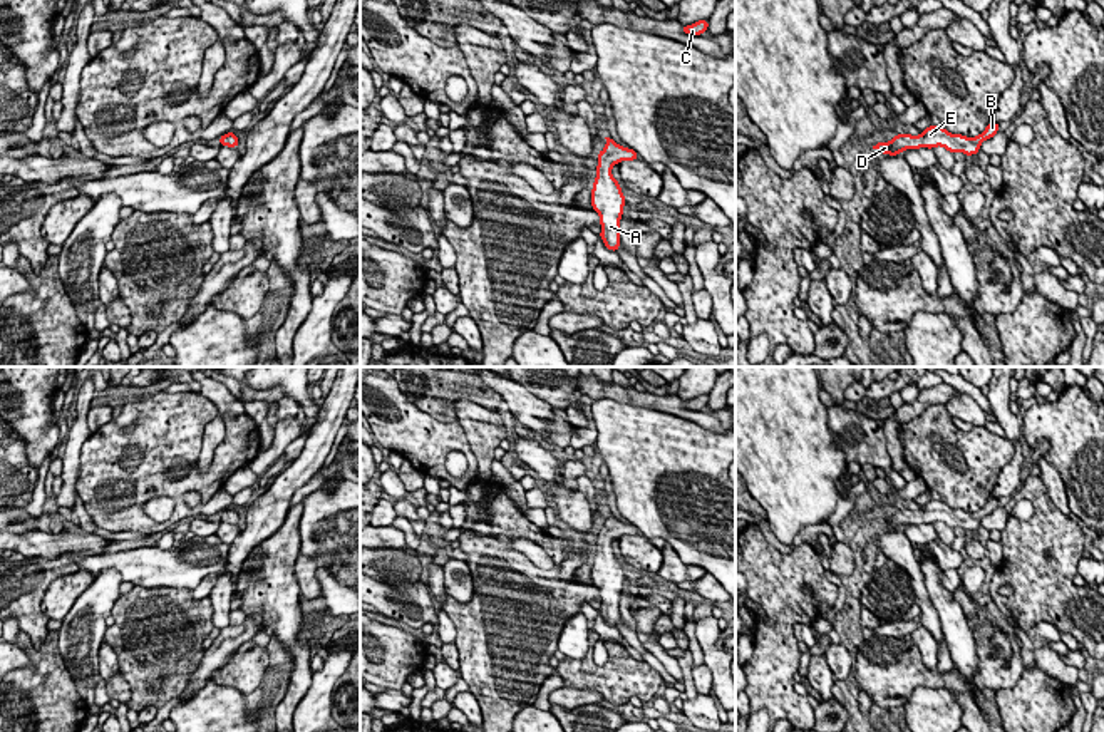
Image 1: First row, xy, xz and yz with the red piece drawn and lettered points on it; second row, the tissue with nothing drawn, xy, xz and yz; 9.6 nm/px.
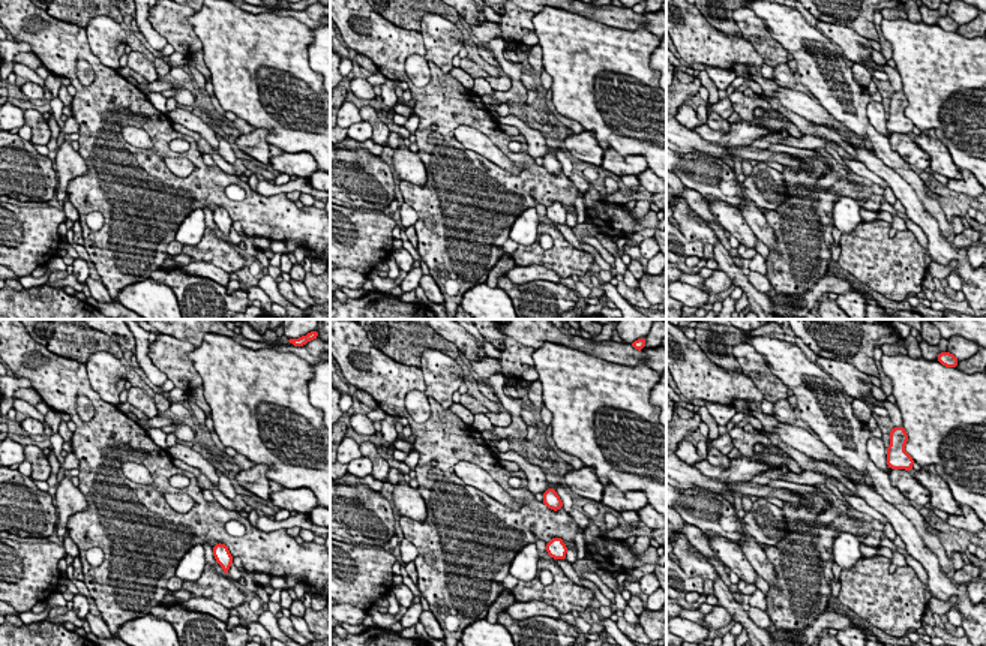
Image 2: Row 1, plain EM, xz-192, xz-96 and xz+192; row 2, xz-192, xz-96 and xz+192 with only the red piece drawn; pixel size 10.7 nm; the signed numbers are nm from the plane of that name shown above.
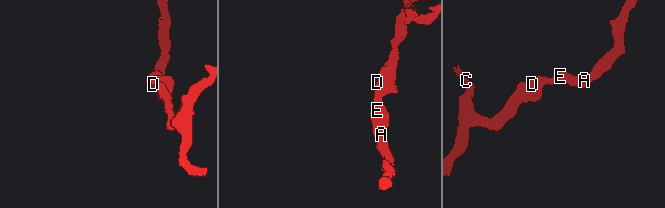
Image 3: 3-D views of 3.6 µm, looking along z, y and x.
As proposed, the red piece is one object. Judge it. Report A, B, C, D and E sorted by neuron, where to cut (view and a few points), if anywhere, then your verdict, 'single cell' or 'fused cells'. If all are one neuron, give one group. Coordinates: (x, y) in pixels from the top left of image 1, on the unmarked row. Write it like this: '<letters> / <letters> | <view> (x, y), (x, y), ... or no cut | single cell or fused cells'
A B C D E | no cut | single cell

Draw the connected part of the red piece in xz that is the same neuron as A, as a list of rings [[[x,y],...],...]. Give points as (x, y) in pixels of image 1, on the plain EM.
[[[605,513],[605,524],[598,528],[596,553],[591,564],[591,581],[600,591],[605,621],[611,626],[620,623],[620,595],[625,581],[625,570],[620,558],[613,553],[611,543],[620,536],[638,534],[638,528],[632,523],[625,524],[613,514]]]

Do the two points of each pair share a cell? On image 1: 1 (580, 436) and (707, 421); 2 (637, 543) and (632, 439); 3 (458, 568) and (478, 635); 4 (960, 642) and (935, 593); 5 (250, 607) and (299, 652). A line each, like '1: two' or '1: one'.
1: two
2: two
3: two
4: one
5: one

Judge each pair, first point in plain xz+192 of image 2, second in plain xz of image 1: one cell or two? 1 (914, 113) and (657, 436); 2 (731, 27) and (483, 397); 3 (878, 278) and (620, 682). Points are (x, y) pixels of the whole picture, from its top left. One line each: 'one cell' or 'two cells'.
1: one cell
2: one cell
3: one cell

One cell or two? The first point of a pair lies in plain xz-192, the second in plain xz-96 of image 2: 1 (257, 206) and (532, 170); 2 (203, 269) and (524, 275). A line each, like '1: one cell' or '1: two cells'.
1: one cell
2: one cell

